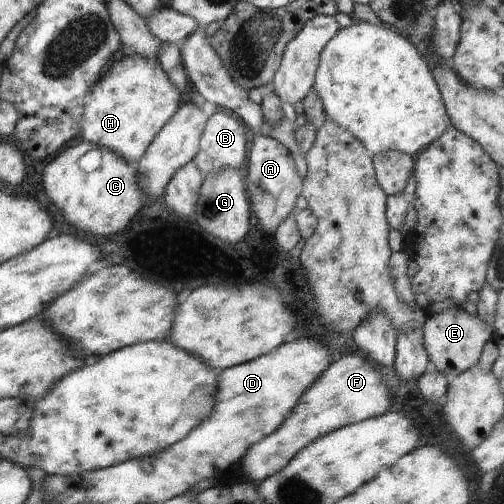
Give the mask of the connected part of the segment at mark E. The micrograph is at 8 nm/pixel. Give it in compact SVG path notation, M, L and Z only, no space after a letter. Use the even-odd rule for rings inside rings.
M446 310L427 316L424 323L424 348L430 358L430 367L442 372L448 379L462 374L477 364L486 342L492 338L493 326L488 326L478 314L467 310Z

